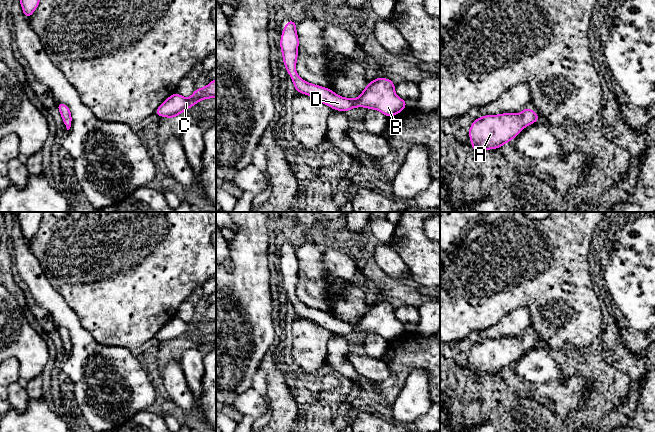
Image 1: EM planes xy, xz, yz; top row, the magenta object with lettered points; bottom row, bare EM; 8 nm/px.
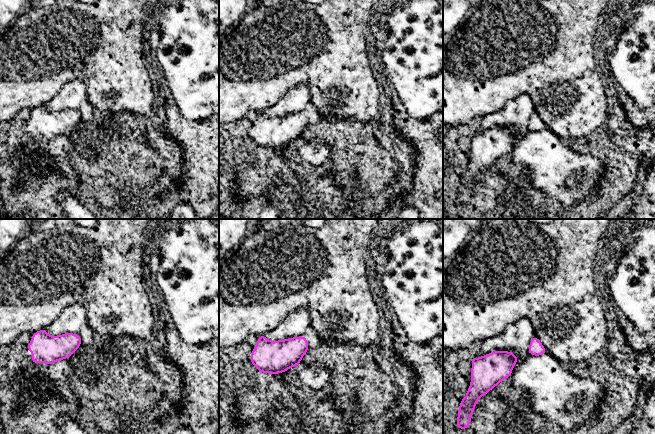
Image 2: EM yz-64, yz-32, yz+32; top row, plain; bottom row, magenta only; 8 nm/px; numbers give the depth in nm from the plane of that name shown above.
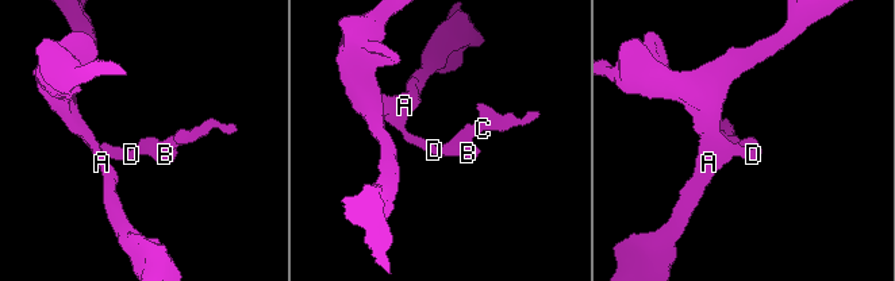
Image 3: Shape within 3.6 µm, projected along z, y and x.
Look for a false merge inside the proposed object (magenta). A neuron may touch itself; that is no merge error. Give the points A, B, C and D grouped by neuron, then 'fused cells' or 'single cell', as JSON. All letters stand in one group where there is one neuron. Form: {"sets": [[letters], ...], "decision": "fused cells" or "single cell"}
{"sets": [["A", "B", "C", "D"]], "decision": "single cell"}

